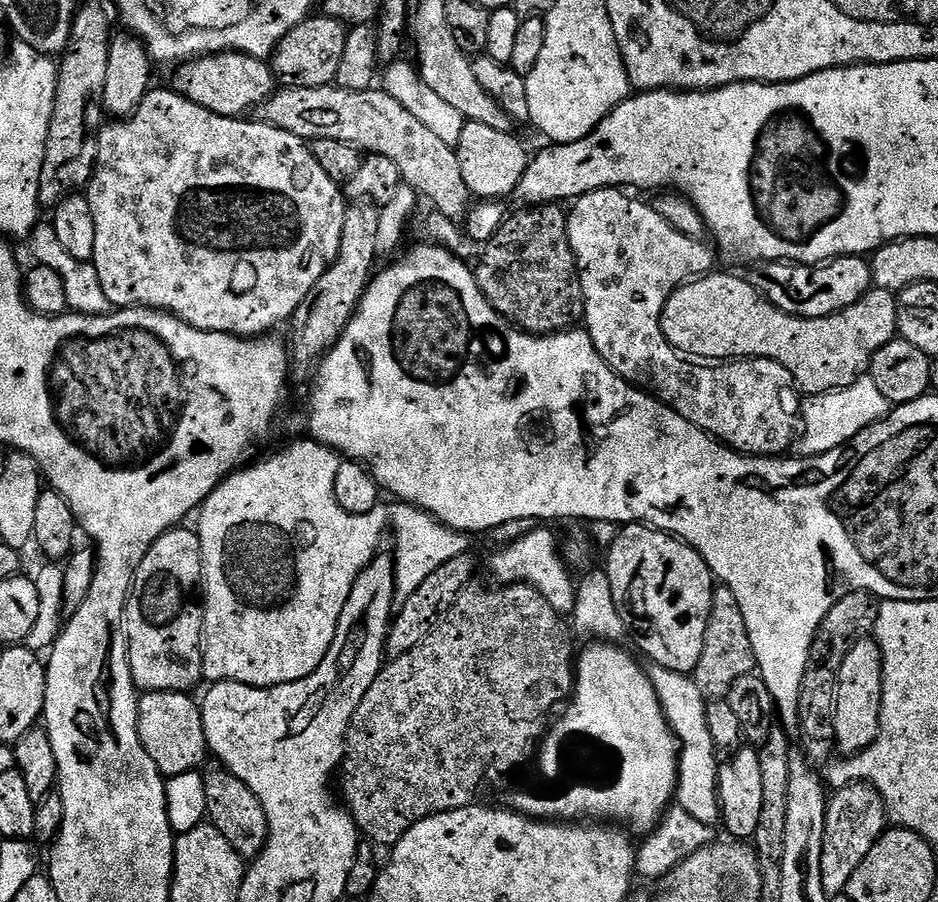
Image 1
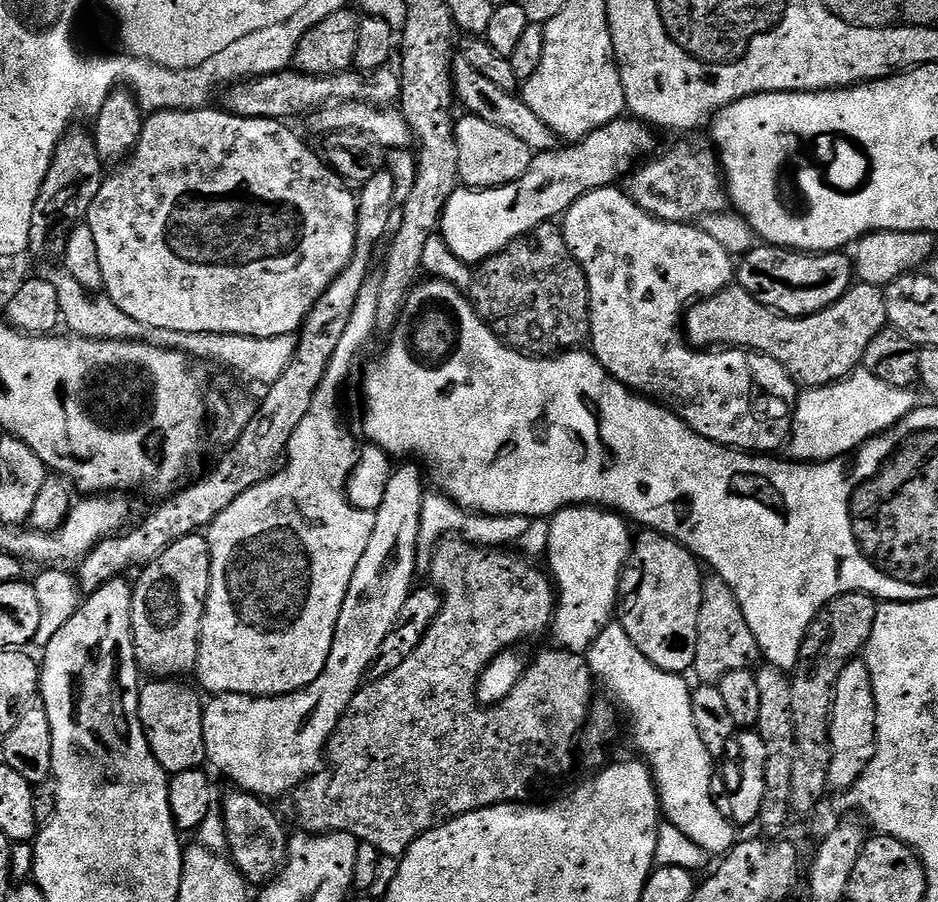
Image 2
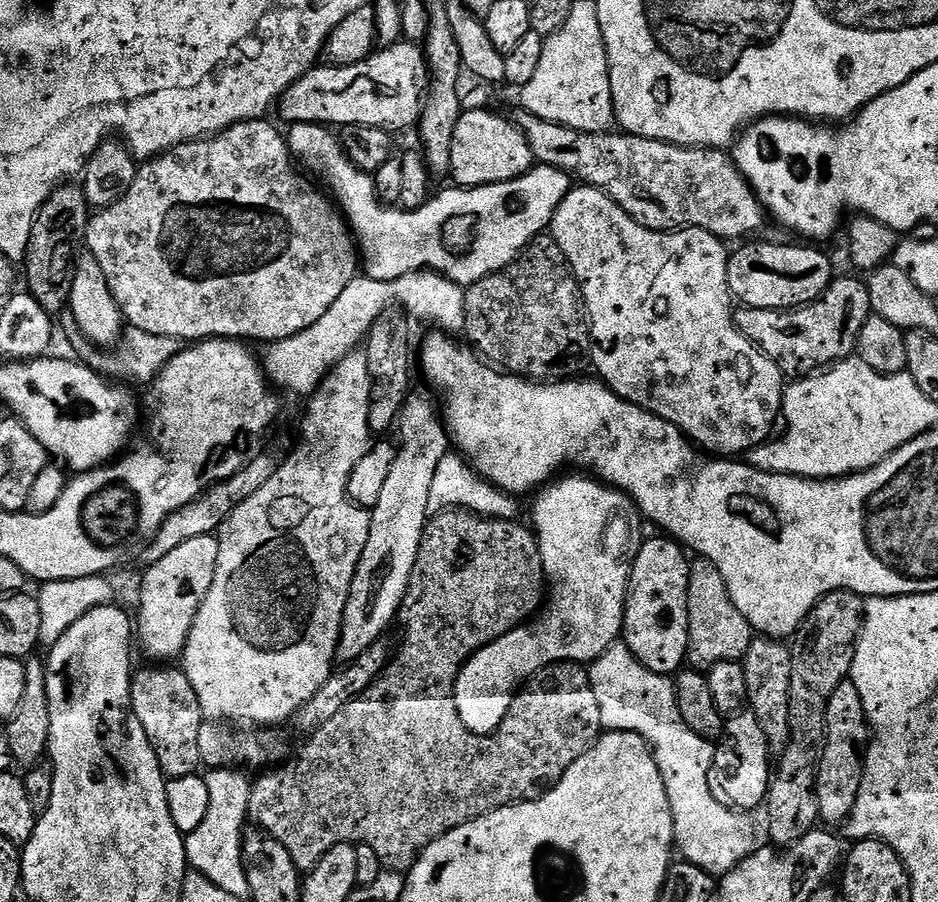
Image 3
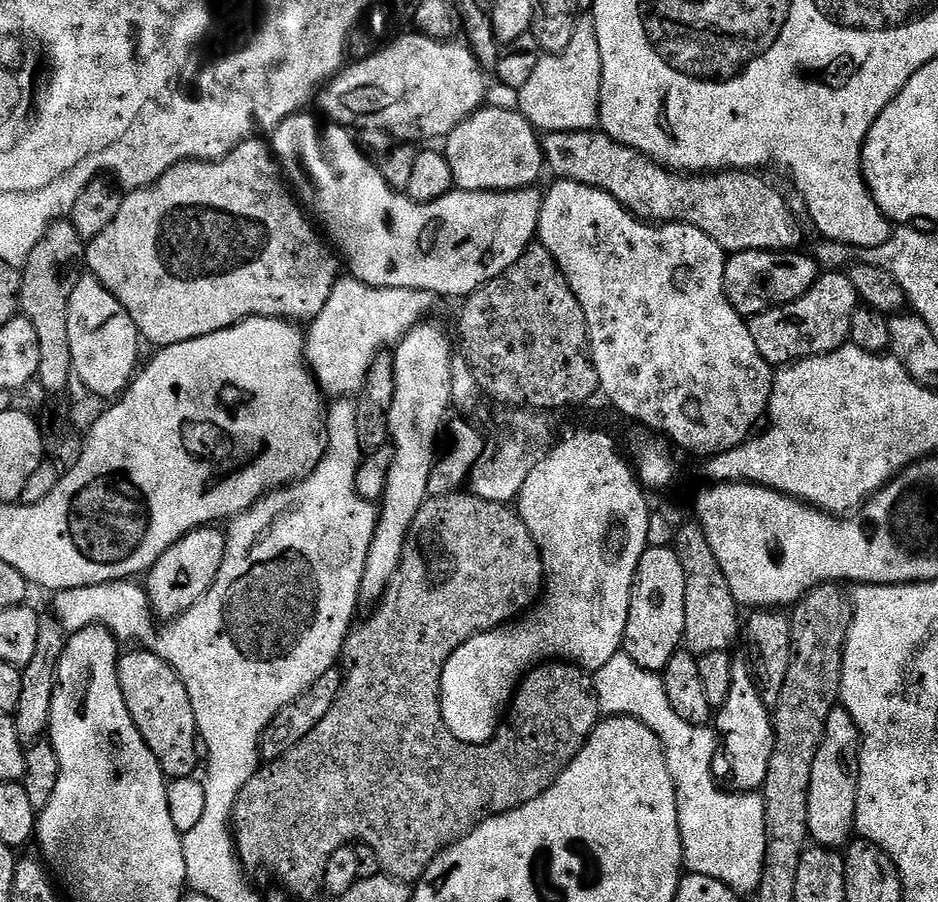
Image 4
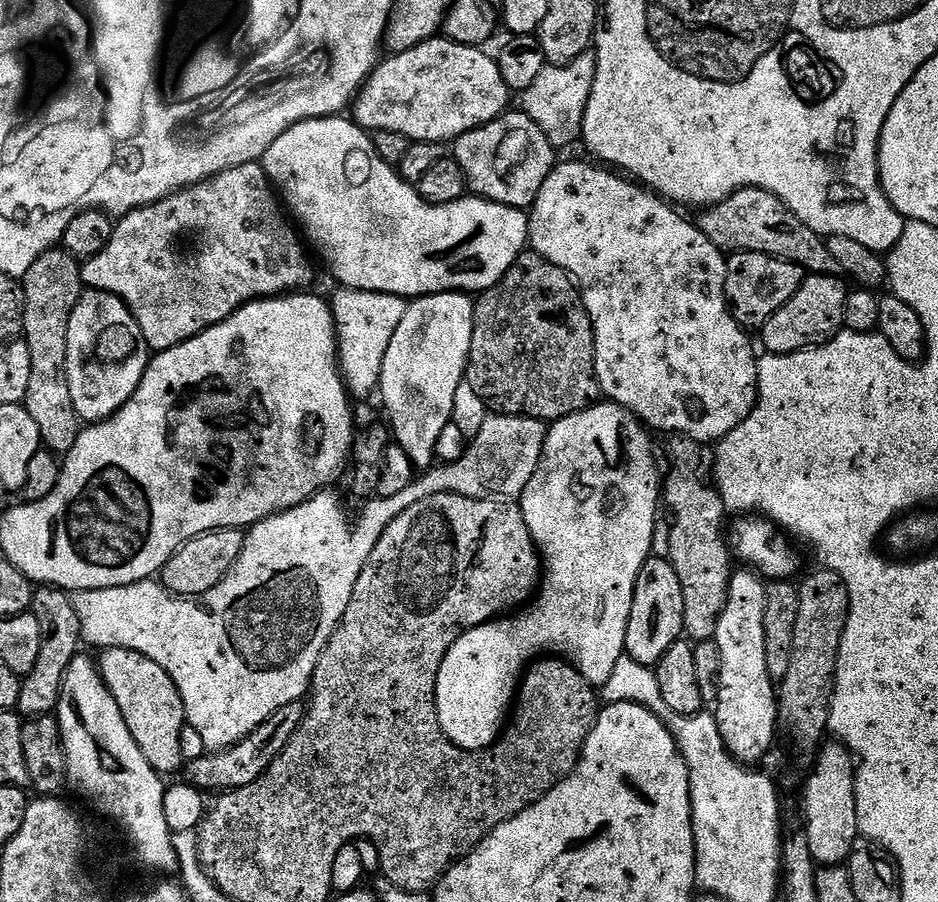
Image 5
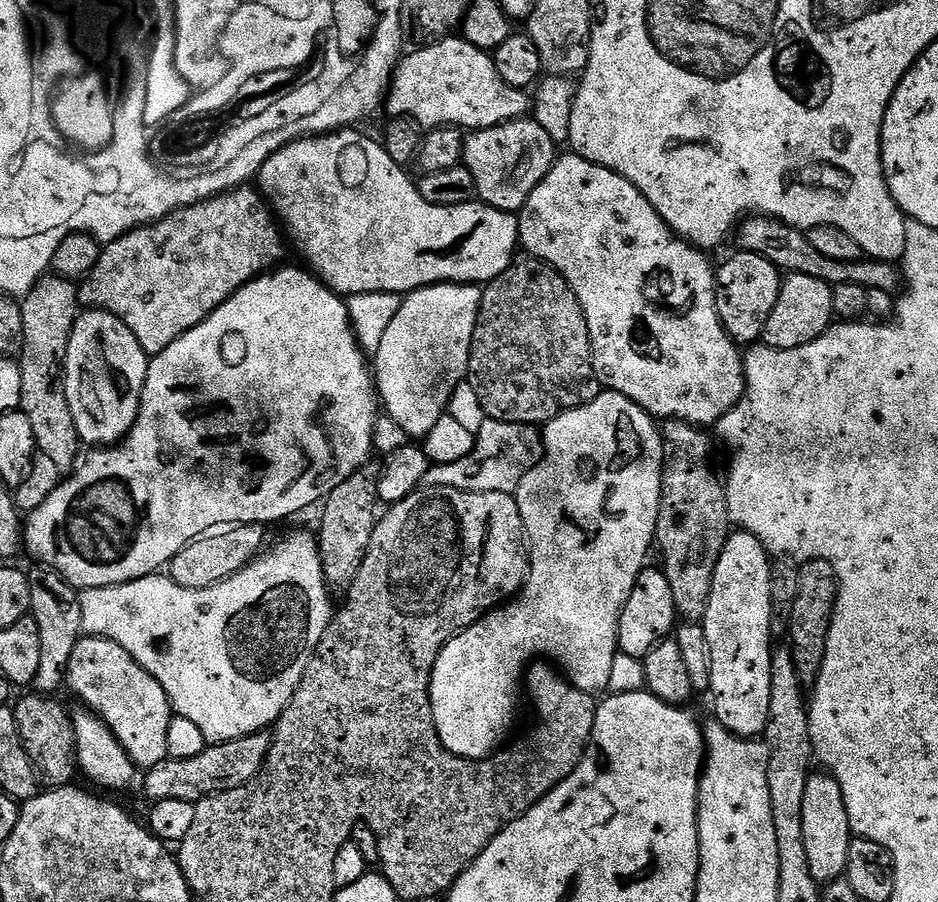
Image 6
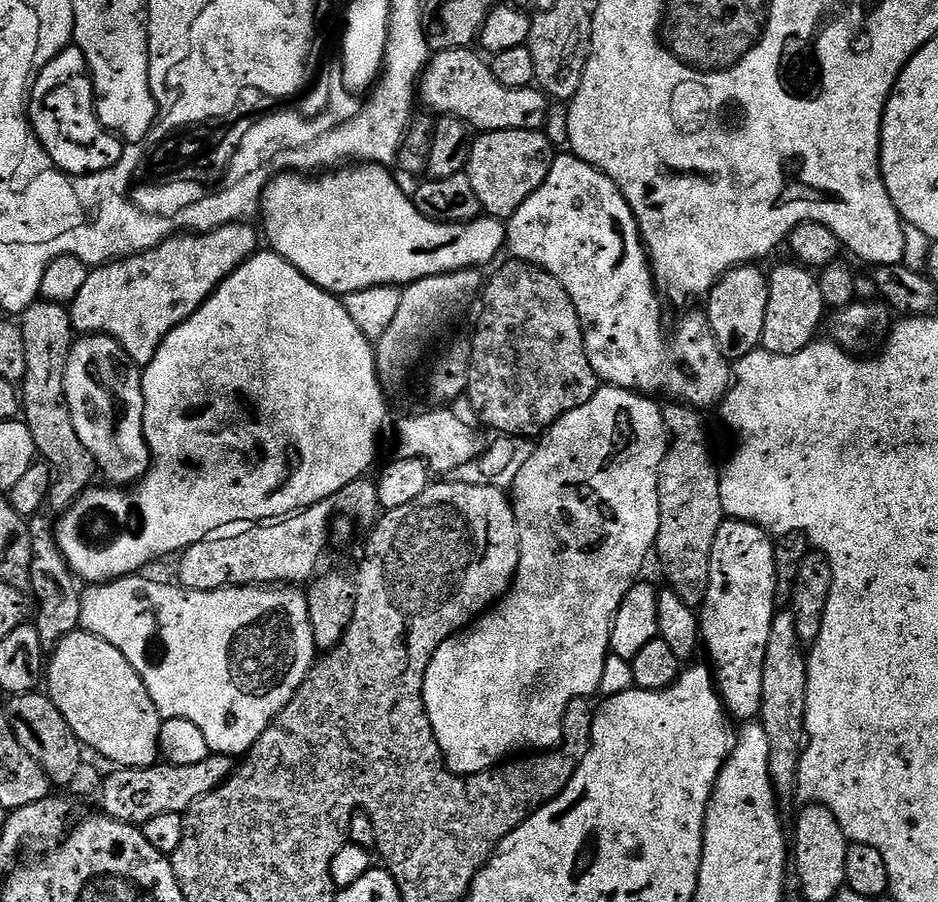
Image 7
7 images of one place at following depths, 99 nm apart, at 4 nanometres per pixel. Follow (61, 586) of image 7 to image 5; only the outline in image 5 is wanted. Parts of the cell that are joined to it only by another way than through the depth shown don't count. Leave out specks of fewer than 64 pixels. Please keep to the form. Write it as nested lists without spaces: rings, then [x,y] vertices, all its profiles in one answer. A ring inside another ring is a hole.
[[[40,586],[33,591],[30,611],[34,618],[38,618],[38,626],[42,630],[42,650],[38,650],[38,662],[34,662],[34,670],[30,670],[30,674],[20,681],[15,711],[24,718],[52,716],[60,701],[66,666],[74,662],[82,648],[78,612],[74,610],[74,602],[69,593],[51,586]]]

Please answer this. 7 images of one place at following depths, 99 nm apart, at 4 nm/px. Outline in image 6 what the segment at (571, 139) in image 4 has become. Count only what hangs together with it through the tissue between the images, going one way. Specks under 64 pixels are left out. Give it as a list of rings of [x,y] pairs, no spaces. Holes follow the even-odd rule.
[[[753,214],[747,217],[739,225],[734,236],[735,240],[735,247],[739,251],[757,252],[759,256],[765,256],[775,268],[788,274],[794,272],[810,274],[810,278],[818,278],[833,286],[849,284],[850,286],[862,286],[868,290],[886,290],[886,294],[893,297],[902,288],[902,276],[895,263],[871,258],[861,258],[854,262],[834,262],[834,258],[825,258],[821,252],[814,250],[814,246],[810,246],[807,231],[792,228],[788,224],[782,223],[781,220],[774,220],[770,216]]]

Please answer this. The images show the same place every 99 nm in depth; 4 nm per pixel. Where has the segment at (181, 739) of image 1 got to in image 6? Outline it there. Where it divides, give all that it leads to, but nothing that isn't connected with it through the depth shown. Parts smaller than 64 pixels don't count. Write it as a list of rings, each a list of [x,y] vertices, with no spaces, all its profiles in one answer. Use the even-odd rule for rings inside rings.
[[[101,636],[81,638],[78,646],[74,646],[74,654],[70,654],[66,688],[67,691],[76,692],[77,698],[84,703],[81,705],[104,721],[114,738],[126,750],[128,757],[135,762],[137,769],[147,770],[169,759],[168,739],[172,736],[172,720],[174,721],[172,703],[168,700],[166,690],[162,690],[158,678],[138,666],[138,662],[134,662],[134,658],[126,654],[126,650],[118,646],[118,642],[110,642]]]

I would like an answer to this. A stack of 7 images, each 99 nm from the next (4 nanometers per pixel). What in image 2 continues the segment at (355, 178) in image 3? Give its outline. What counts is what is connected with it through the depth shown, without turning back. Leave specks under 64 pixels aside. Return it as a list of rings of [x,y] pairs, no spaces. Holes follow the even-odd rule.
[[[621,118],[594,130],[582,140],[569,143],[567,146],[557,146],[550,152],[535,153],[526,174],[522,174],[522,178],[514,182],[503,184],[501,188],[473,190],[467,186],[457,187],[440,216],[438,235],[446,242],[446,246],[450,246],[453,254],[466,265],[475,266],[489,260],[491,256],[510,246],[512,240],[531,234],[539,224],[547,224],[563,217],[568,207],[578,202],[578,198],[582,198],[587,192],[610,188],[623,181],[625,176],[637,167],[638,162],[643,161],[653,151],[651,148],[655,146],[656,140],[652,135],[654,132],[649,125],[635,118]]]

